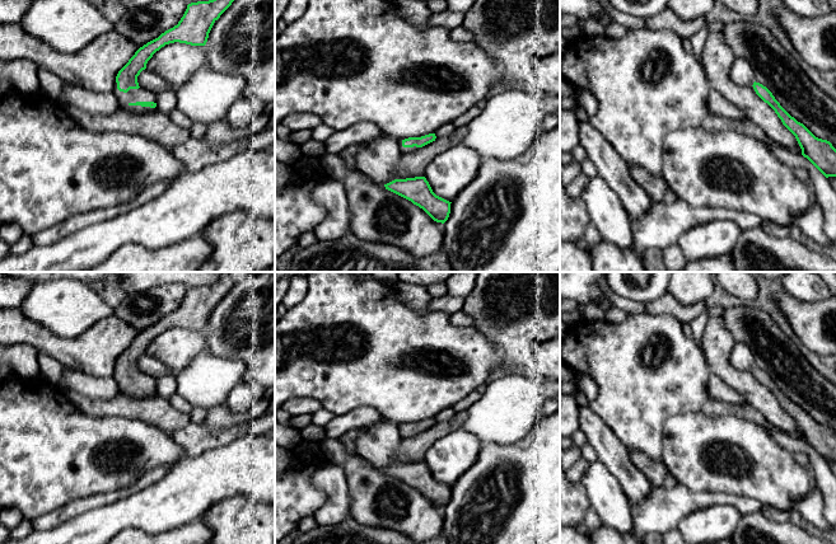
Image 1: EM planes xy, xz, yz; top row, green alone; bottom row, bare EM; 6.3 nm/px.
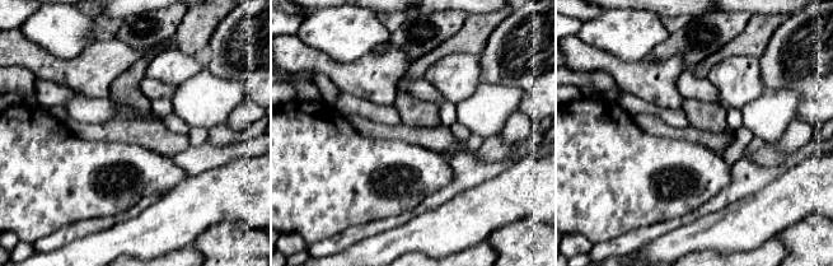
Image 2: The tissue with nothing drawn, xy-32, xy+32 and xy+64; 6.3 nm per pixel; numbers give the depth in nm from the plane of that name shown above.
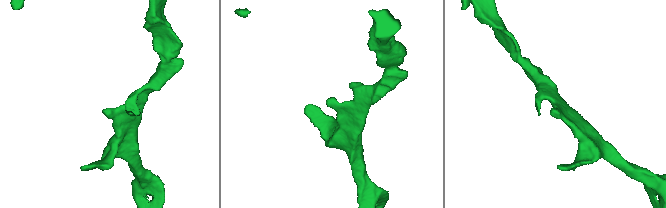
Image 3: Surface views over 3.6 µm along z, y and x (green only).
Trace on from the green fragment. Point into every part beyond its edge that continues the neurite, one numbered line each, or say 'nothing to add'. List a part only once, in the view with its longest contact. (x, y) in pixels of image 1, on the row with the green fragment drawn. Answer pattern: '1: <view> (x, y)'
1: xy (132, 95)

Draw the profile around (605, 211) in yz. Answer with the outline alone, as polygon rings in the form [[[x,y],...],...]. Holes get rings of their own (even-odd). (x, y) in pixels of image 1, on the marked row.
[[[602,177],[589,178],[580,198],[585,203],[589,220],[597,228],[602,240],[620,248],[632,247],[631,219],[620,203],[618,196]]]

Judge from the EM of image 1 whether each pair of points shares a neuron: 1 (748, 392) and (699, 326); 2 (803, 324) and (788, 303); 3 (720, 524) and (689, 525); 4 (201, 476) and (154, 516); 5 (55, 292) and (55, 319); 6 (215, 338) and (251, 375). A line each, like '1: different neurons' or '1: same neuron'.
1: different neurons
2: same neuron
3: same neuron
4: same neuron
5: same neuron
6: same neuron

